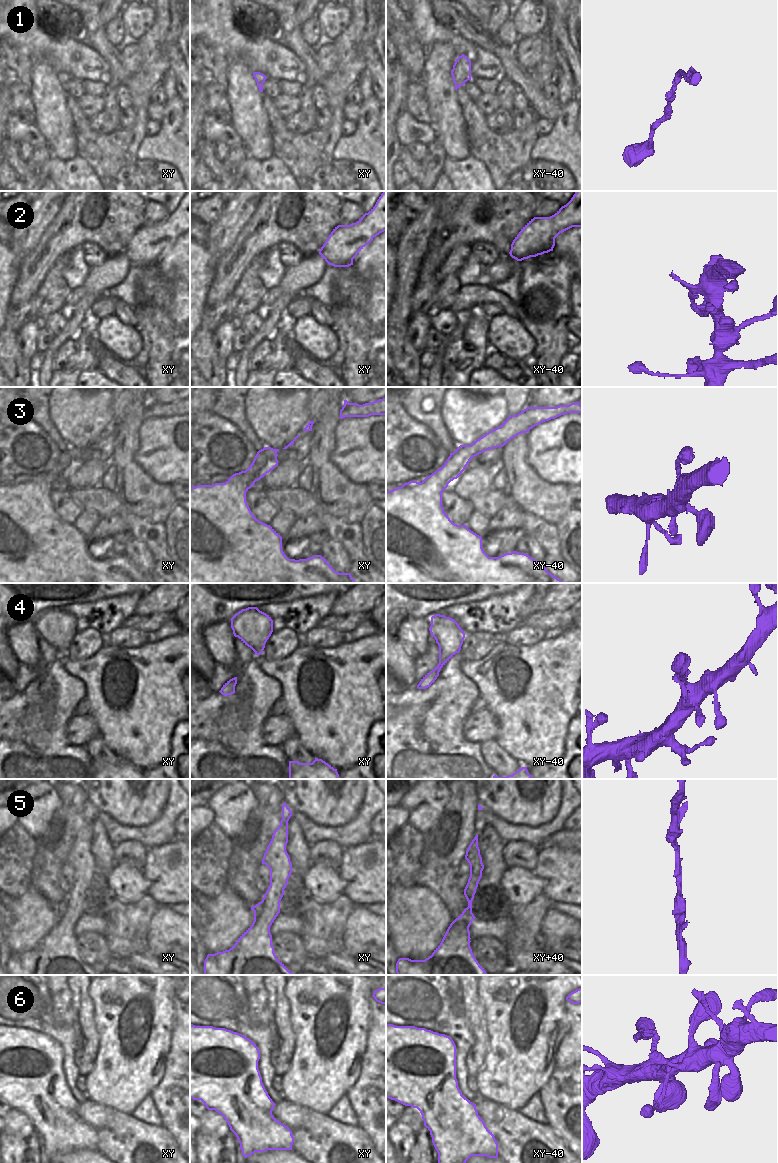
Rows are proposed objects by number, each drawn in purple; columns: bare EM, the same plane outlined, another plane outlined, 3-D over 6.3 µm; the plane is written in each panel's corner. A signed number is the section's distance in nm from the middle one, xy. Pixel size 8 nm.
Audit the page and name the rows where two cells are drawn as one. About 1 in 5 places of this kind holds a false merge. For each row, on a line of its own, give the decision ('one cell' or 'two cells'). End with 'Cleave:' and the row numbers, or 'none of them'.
1: one cell
2: two cells
3: one cell
4: one cell
5: one cell
6: one cell
Cleave: 2

